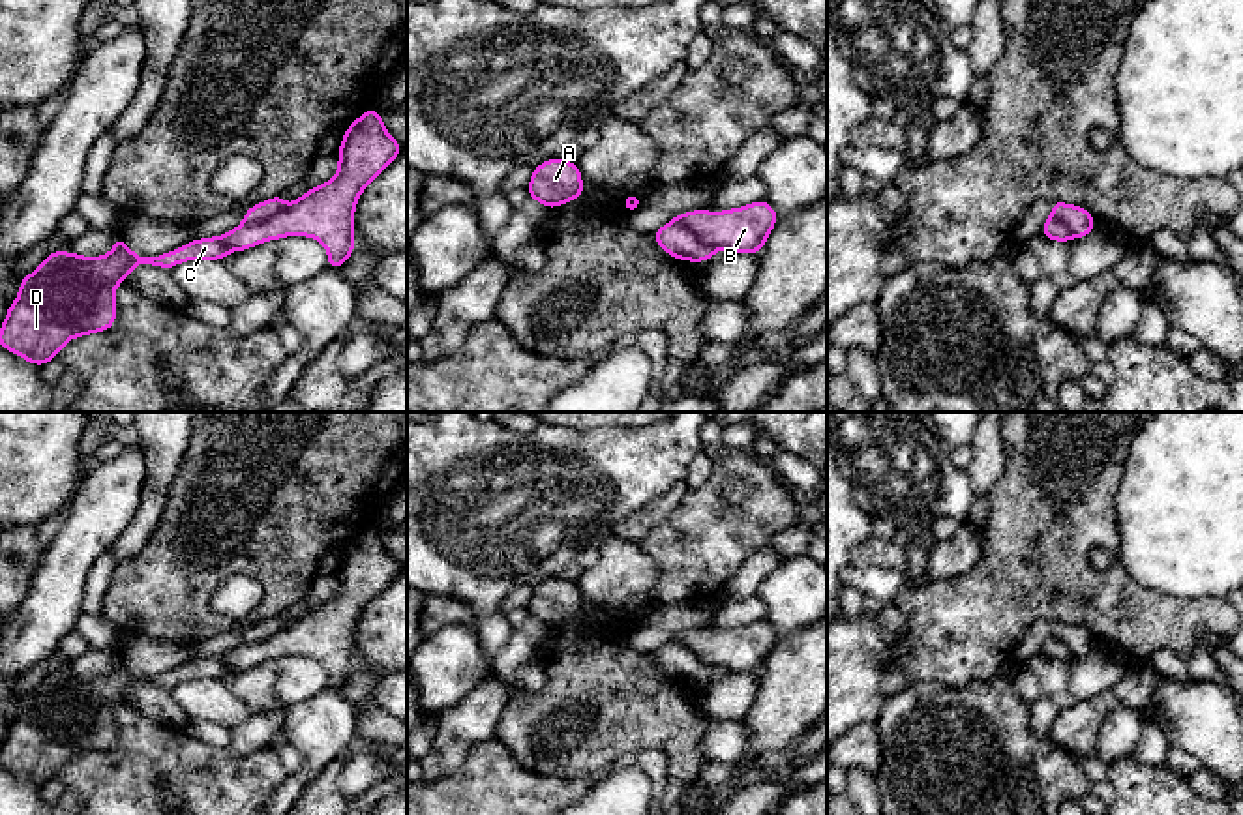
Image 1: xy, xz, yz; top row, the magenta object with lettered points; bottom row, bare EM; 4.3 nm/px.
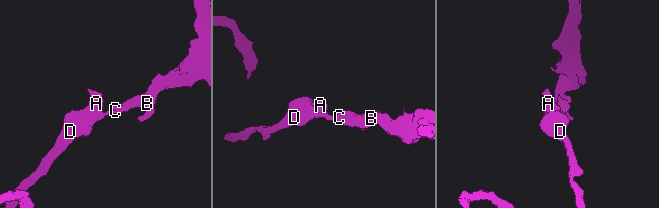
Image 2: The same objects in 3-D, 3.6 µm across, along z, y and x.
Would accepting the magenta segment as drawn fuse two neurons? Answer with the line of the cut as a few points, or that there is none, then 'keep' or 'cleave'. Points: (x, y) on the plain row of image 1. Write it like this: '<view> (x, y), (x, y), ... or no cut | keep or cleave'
xz (672, 639), (685, 645), (702, 662), (718, 667) | cleave

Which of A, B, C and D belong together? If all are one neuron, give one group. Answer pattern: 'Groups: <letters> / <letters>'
Groups: A C D / B

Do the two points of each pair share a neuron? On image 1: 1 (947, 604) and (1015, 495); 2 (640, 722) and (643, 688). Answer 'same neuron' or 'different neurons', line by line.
1: same neuron
2: same neuron

